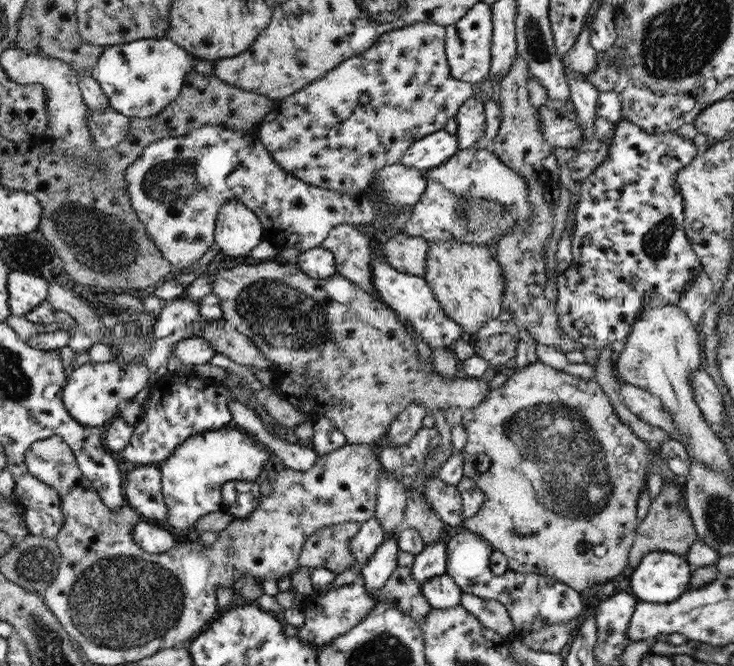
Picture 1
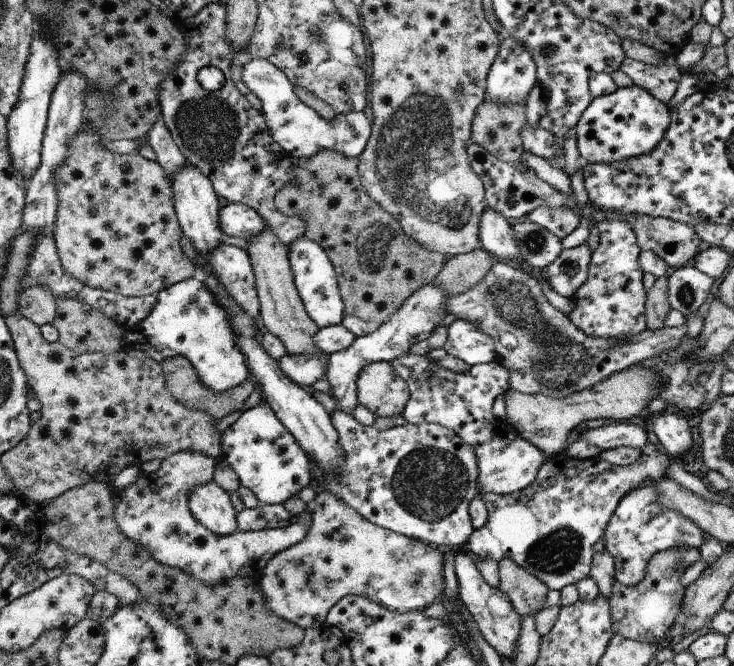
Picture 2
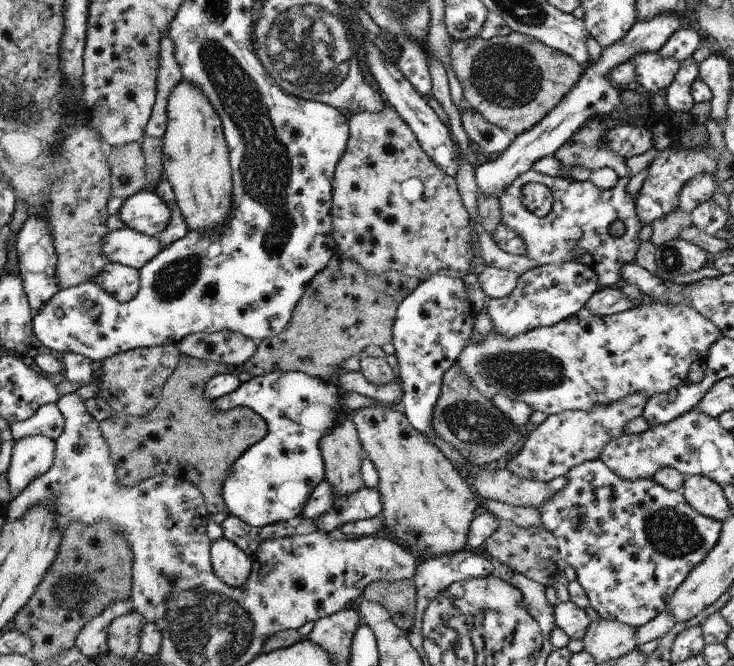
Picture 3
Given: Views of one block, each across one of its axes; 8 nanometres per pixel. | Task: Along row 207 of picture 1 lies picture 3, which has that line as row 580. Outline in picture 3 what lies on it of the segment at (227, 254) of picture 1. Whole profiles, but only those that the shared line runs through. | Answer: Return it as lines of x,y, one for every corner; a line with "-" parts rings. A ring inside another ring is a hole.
220,538
210,548
210,556
213,557
214,572
226,586
239,589
250,580
253,559
242,552
237,544
232,544
227,538

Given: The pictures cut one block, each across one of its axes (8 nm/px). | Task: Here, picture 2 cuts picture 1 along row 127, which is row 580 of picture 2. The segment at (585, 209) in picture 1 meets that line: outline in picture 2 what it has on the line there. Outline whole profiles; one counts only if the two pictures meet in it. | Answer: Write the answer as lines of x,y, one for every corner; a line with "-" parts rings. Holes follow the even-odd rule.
648,482
642,488
628,492
608,521
604,544
606,552
615,560
615,580
624,586
636,586
646,576
646,566
656,552
672,548
698,548
704,544
704,532
686,516
660,506
656,494
657,482

